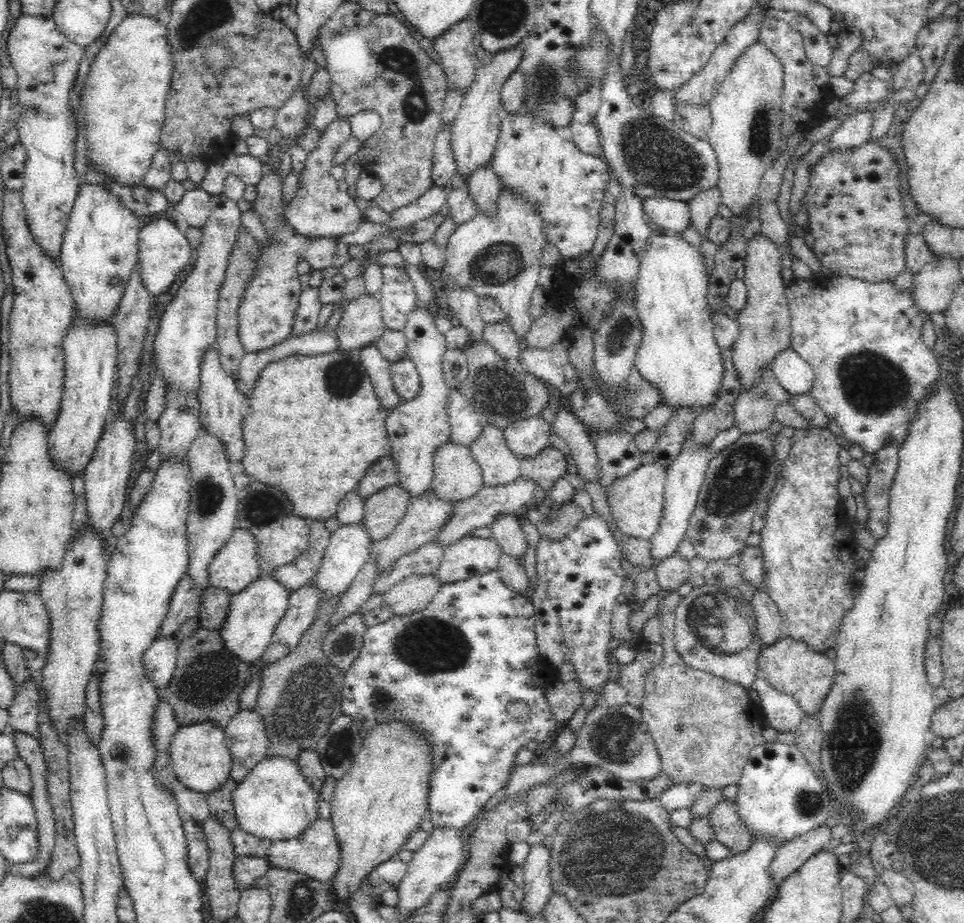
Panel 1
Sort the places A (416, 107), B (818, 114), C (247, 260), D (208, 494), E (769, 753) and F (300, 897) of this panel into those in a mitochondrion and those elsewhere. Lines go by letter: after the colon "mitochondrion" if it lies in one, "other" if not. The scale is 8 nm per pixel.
A: mitochondrion
B: other
C: mitochondrion
D: mitochondrion
E: other
F: mitochondrion

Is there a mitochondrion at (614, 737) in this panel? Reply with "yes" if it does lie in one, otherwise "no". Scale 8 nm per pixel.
yes

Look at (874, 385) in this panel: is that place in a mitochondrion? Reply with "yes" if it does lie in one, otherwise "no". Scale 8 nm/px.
yes

